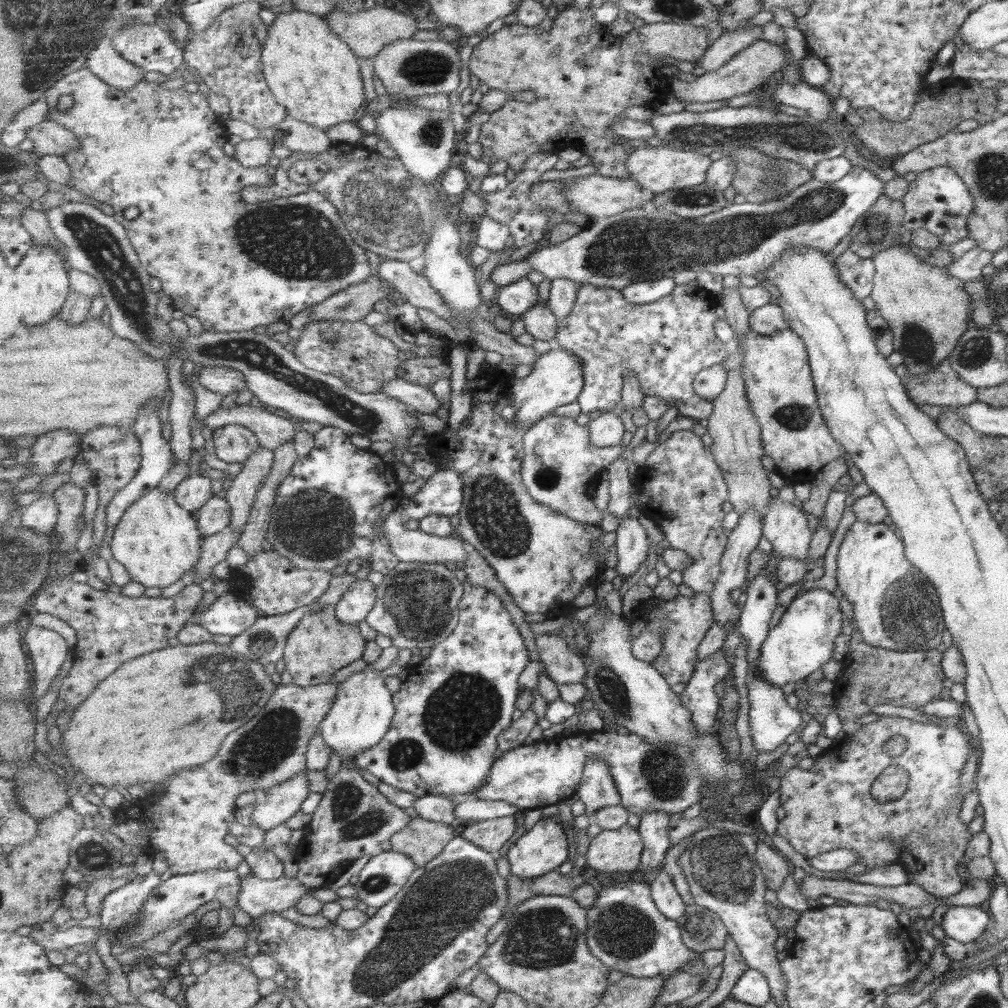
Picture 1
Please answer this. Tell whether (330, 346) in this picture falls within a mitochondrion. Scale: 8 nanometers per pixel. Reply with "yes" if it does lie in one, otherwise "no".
yes

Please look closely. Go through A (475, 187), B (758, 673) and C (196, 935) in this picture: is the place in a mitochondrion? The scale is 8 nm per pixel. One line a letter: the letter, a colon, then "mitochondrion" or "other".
A: other
B: other
C: other

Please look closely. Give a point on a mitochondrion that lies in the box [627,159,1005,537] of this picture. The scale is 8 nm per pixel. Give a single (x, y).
(918, 345)

